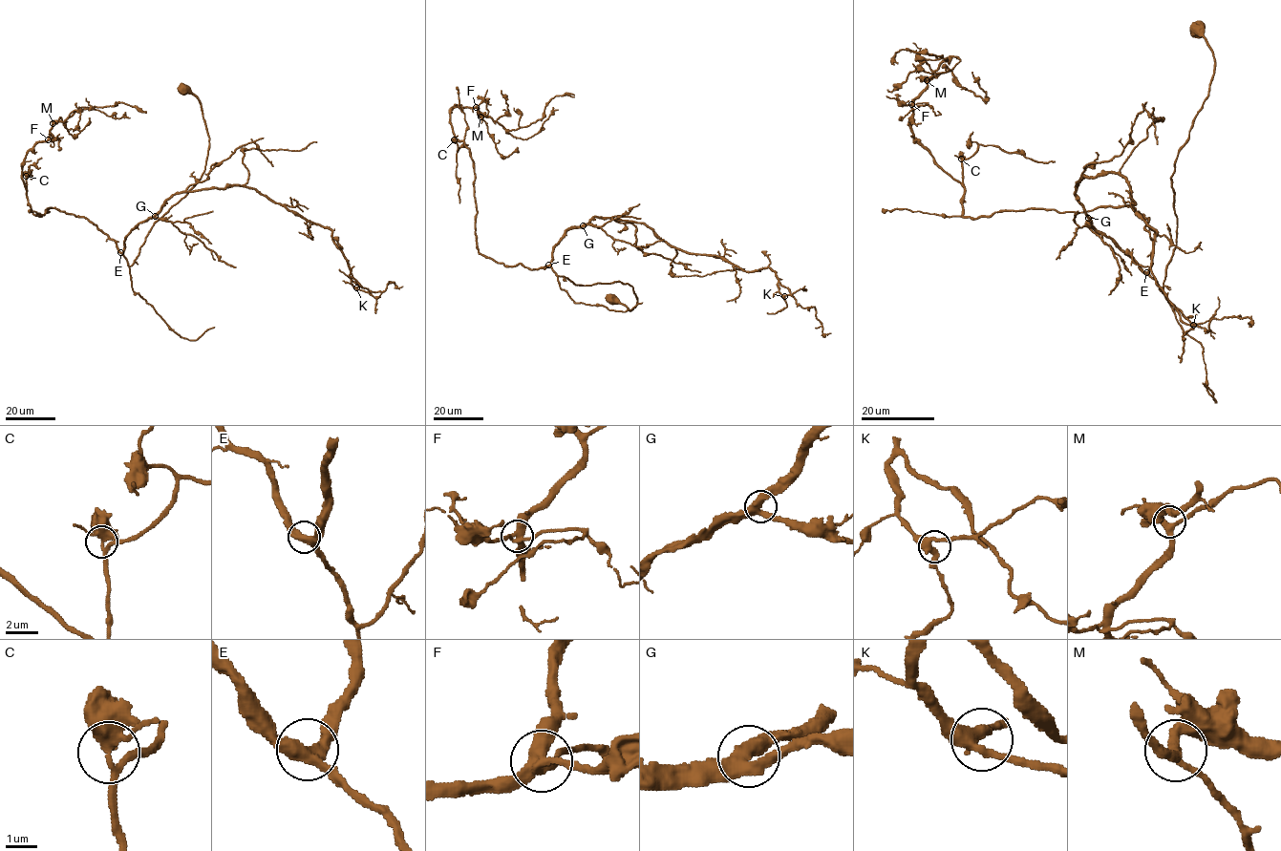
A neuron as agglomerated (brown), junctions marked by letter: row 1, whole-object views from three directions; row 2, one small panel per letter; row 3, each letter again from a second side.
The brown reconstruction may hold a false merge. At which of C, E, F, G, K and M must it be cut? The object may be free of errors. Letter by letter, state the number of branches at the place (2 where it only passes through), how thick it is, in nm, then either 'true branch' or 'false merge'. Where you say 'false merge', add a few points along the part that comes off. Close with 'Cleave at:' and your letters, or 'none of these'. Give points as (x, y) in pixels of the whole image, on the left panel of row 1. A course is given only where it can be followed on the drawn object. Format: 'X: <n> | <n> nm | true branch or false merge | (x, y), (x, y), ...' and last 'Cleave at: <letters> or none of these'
C: 4 | 400 nm | true branch
E: 3 | 400 nm | true branch
F: 4 | 400 nm | true branch
G: 3 | 400 nm | true branch
K: 3 | 400 nm | true branch
M: 4 | 320 nm | true branch
Cleave at: none of these

